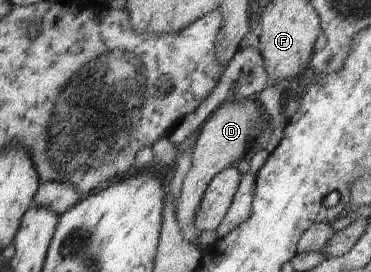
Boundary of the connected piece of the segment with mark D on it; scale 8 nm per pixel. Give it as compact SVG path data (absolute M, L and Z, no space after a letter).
M244 98L238 101L225 102L222 107L218 106L218 109L212 112L212 115L197 132L195 149L191 157L191 167L184 178L175 212L183 236L200 251L203 251L204 246L197 245L200 232L193 225L193 221L204 192L210 180L216 177L219 171L226 169L228 166L236 165L237 161L249 155L254 135L259 132L258 129L264 117L258 111L258 104L255 100Z

